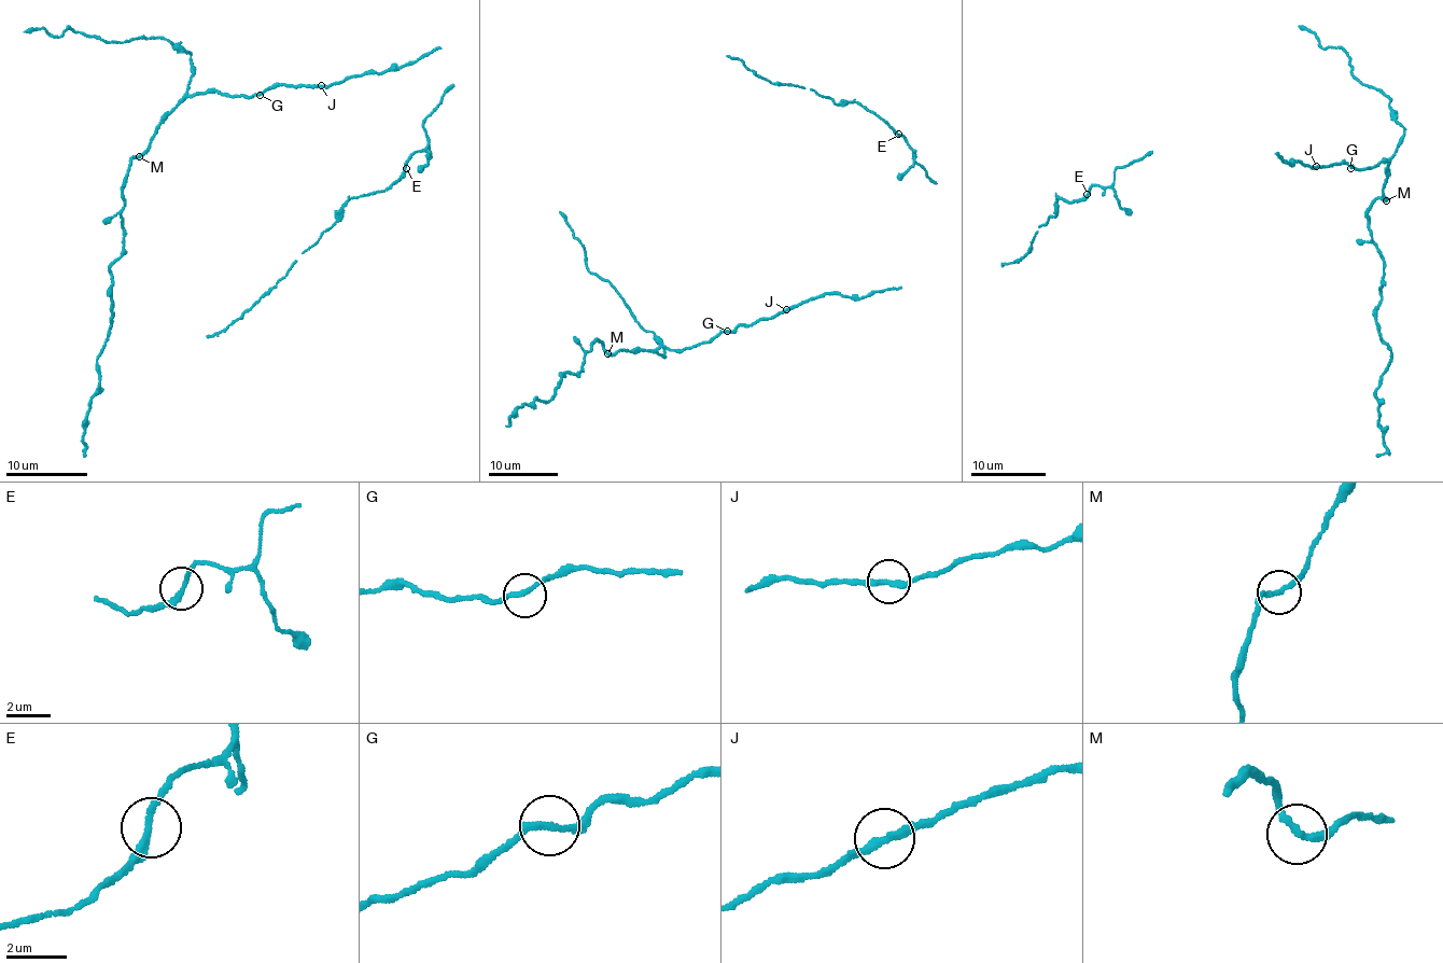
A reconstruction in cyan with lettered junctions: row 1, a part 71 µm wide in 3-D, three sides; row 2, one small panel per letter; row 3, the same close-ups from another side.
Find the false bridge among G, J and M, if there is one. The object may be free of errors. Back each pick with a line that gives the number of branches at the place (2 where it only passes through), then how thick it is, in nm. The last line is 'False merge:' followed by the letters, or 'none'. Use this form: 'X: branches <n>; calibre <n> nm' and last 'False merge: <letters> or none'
False merge: none

